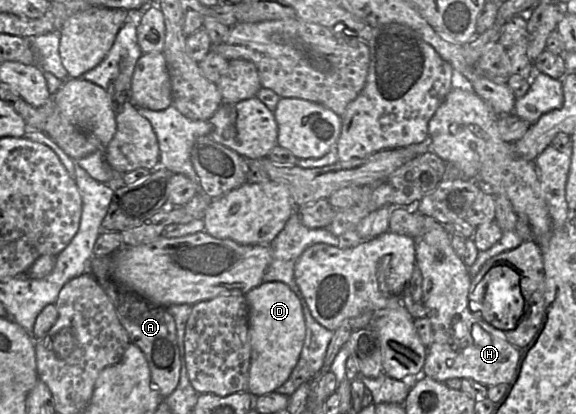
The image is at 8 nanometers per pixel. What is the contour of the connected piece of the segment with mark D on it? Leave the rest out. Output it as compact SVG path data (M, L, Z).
M281 281L262 282L246 294L249 309L250 366L247 391L254 397L274 392L290 376L305 340L301 302Z

